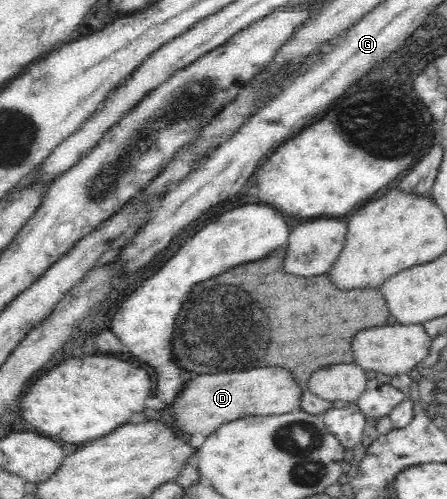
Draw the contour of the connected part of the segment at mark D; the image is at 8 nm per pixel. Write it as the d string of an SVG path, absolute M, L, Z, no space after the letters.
M251 368L243 372L223 372L223 374L199 374L191 378L183 392L171 402L169 410L173 414L173 424L180 434L193 436L200 432L205 436L215 432L222 424L239 420L246 416L273 416L291 412L301 402L306 388L299 387L293 374L285 368Z

